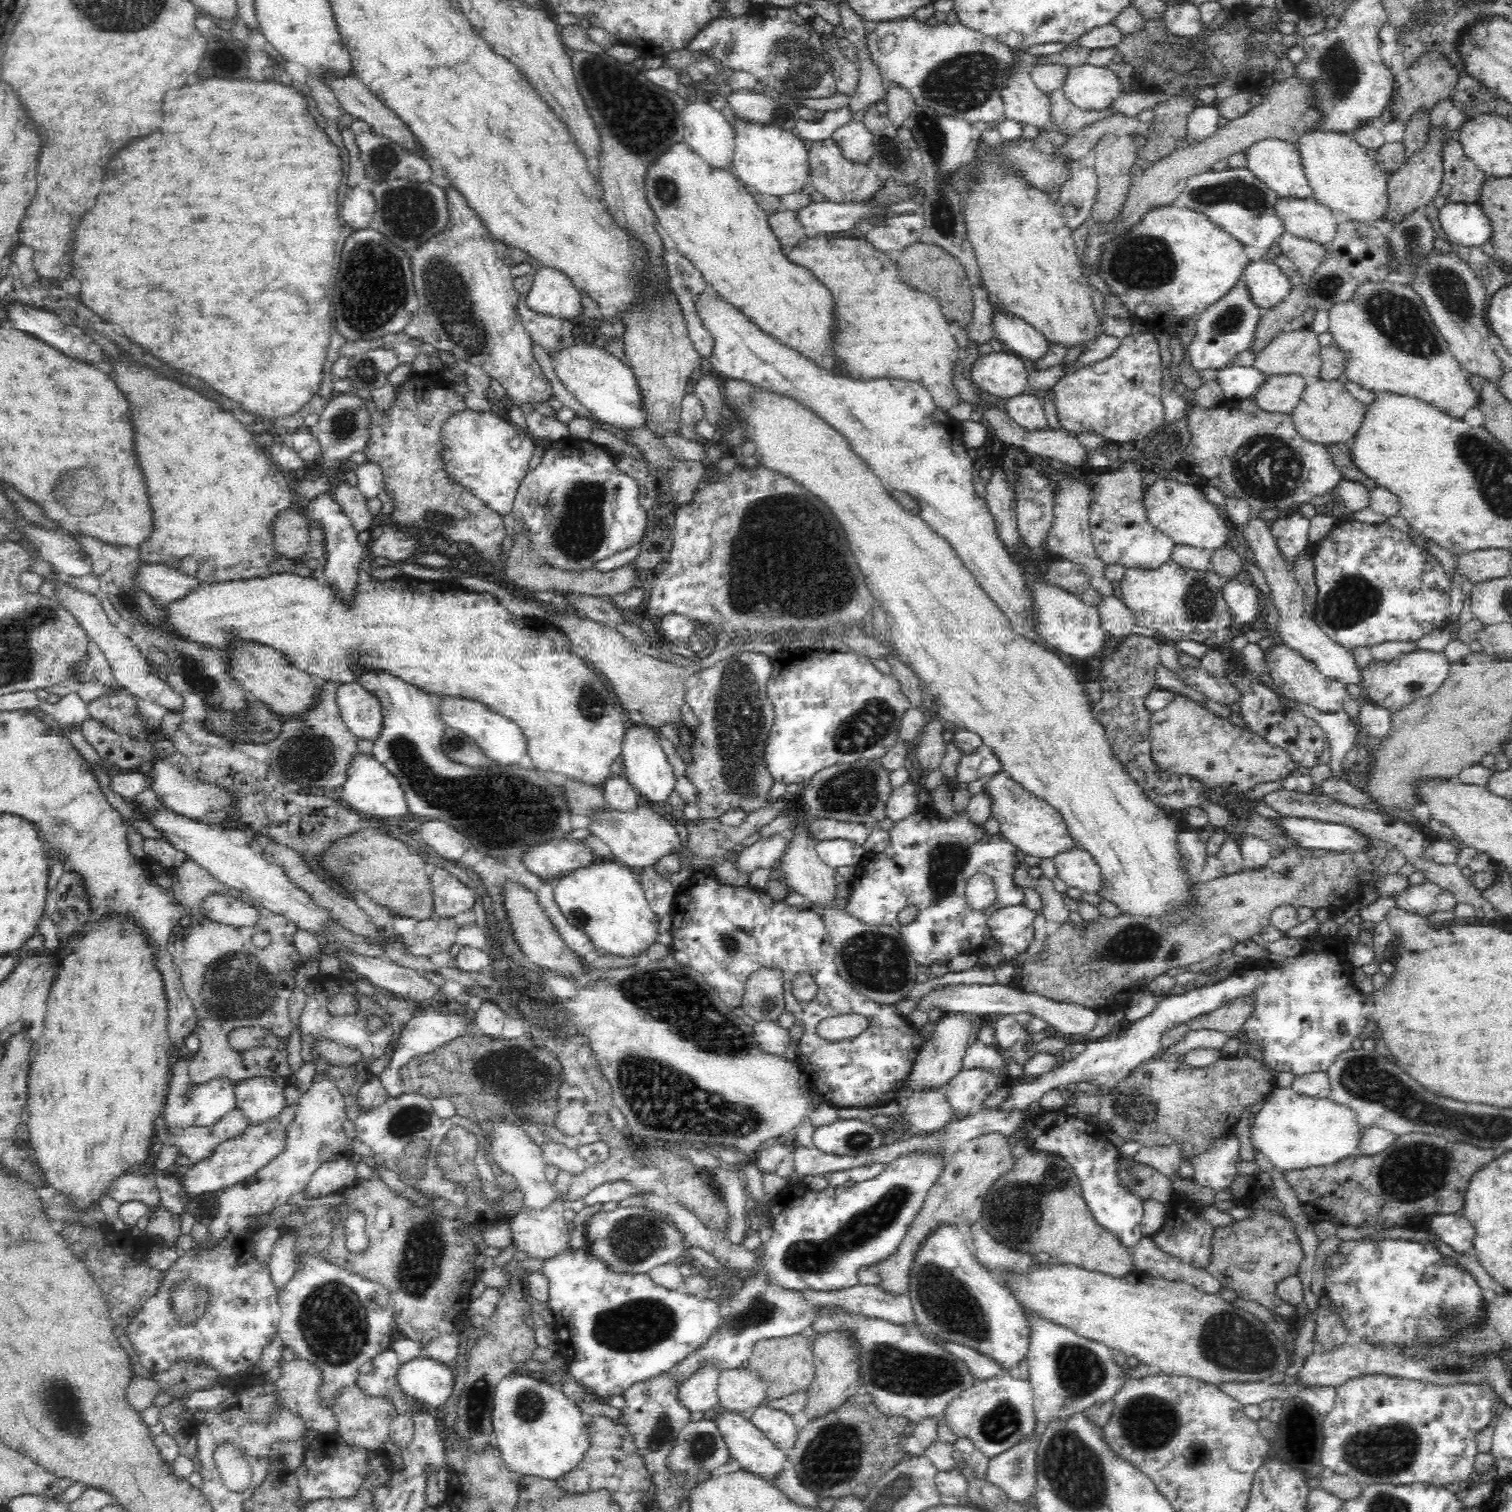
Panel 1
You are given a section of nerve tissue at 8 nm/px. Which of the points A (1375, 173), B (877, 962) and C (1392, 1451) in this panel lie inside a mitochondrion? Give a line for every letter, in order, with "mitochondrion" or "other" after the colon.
A: other
B: mitochondrion
C: mitochondrion

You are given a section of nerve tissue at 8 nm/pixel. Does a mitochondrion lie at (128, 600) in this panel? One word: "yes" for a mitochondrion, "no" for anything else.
yes

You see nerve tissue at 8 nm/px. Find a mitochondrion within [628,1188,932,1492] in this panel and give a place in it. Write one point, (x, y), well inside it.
(816, 1459)

